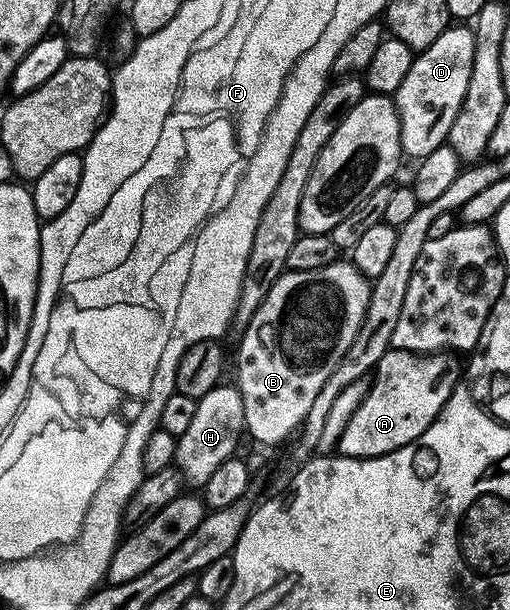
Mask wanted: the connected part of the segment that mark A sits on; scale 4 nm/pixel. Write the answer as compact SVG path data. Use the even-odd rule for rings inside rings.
M390 347L383 359L375 366L376 377L372 380L369 394L354 411L346 429L336 444L336 452L347 457L378 457L387 455L412 441L420 442L423 431L439 415L447 399L455 391L463 363L453 351L414 351L411 349L394 349Z

